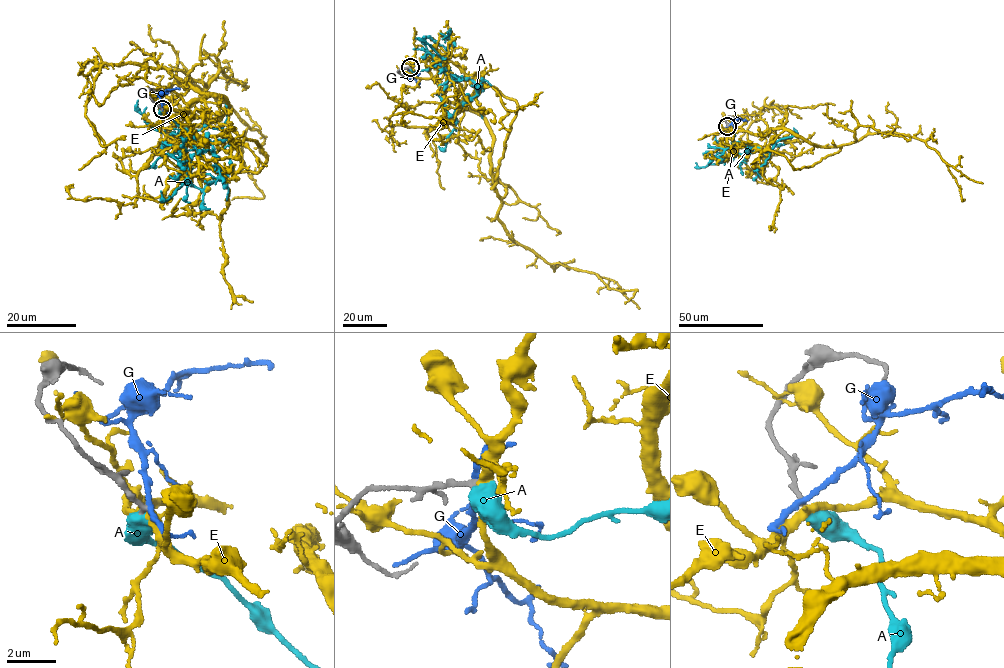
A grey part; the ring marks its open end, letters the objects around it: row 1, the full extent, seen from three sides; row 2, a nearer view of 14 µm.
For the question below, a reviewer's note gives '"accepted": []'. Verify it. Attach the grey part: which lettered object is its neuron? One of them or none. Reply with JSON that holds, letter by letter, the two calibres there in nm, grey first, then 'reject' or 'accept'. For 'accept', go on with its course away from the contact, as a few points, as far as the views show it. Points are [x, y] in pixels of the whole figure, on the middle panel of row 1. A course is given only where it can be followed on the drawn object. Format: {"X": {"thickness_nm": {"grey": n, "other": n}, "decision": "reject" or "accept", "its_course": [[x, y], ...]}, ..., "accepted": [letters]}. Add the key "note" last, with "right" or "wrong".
{"A": {"thickness_nm": {"grey": 220, "other": 650}, "decision": "reject"}, "E": {"thickness_nm": {"grey": 240, "other": 320}, "decision": "reject"}, "G": {"thickness_nm": {"grey": 240, "other": 200}, "decision": "reject"}, "accepted": [], "note": "right"}

